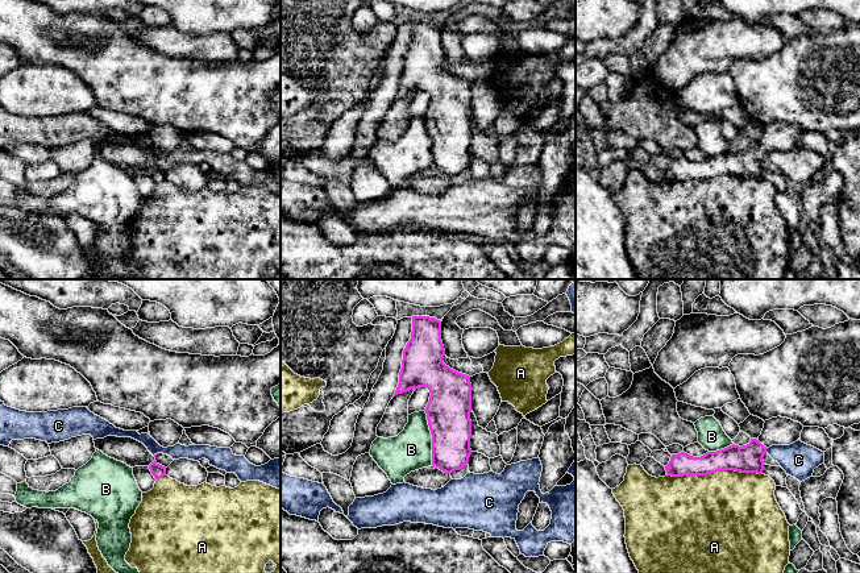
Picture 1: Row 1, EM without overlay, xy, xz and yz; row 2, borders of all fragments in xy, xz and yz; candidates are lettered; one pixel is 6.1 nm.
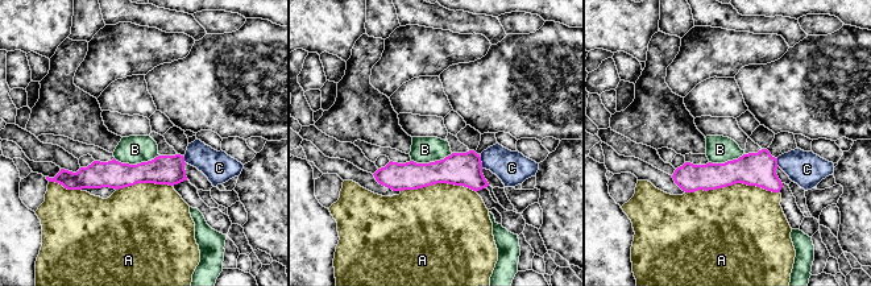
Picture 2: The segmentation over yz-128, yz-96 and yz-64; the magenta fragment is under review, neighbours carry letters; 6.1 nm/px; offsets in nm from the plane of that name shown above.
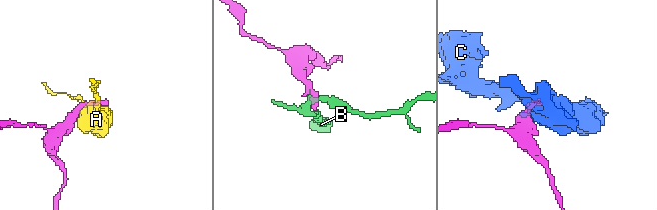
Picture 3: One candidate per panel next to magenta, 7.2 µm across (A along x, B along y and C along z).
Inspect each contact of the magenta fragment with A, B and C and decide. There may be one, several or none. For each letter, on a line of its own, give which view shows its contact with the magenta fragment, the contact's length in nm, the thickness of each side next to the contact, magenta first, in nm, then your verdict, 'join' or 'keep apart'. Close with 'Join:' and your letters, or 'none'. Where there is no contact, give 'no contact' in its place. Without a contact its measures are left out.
A: yz | 600 nm | 180/500 nm | keep apart
B: xz | 340 nm | 280/240 nm | keep apart
C: yz | 40 nm | 180/220 nm | keep apart
Join: none

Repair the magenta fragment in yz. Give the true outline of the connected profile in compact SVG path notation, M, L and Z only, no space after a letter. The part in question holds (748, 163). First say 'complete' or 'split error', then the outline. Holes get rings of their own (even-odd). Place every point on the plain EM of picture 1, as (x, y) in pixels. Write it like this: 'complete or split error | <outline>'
split error | M772 123L765 125L761 140L751 144L747 150L730 150L716 157L707 157L701 162L693 162L685 157L672 159L665 171L672 182L707 180L722 175L763 179L763 162L772 150L790 150L801 142L803 130L788 123Z

